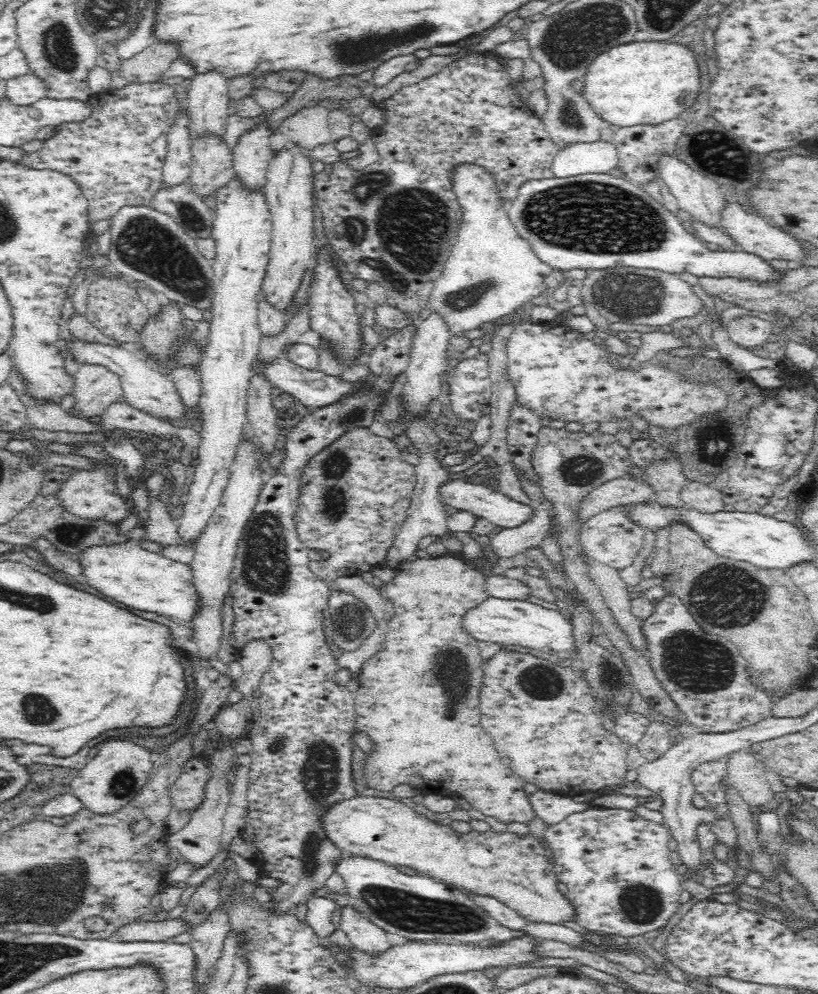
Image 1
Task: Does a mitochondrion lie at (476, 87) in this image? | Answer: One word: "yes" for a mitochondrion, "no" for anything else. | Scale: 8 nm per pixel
no

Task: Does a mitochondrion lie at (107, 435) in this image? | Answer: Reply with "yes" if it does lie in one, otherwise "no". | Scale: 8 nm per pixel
no

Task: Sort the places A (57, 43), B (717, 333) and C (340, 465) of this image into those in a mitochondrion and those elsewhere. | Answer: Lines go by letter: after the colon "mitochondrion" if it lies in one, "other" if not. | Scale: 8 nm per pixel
A: mitochondrion
B: other
C: mitochondrion

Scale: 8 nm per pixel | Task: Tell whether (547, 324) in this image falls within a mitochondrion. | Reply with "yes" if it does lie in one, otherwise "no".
no

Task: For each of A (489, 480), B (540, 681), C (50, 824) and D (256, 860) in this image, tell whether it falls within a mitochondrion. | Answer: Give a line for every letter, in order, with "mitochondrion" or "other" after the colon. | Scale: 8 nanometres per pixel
A: other
B: mitochondrion
C: other
D: other

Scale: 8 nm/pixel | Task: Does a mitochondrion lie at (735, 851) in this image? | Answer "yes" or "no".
no

